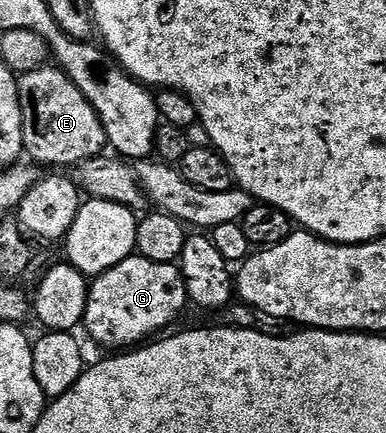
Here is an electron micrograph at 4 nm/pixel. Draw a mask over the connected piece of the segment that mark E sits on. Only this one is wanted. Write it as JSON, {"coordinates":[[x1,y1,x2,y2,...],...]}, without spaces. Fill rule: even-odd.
{"coordinates":[[47,65,18,80,22,128,24,129,24,151,31,155,35,164,48,169,64,169,97,159,107,150,104,125,92,109,88,97,76,89,76,85,57,66]]}

